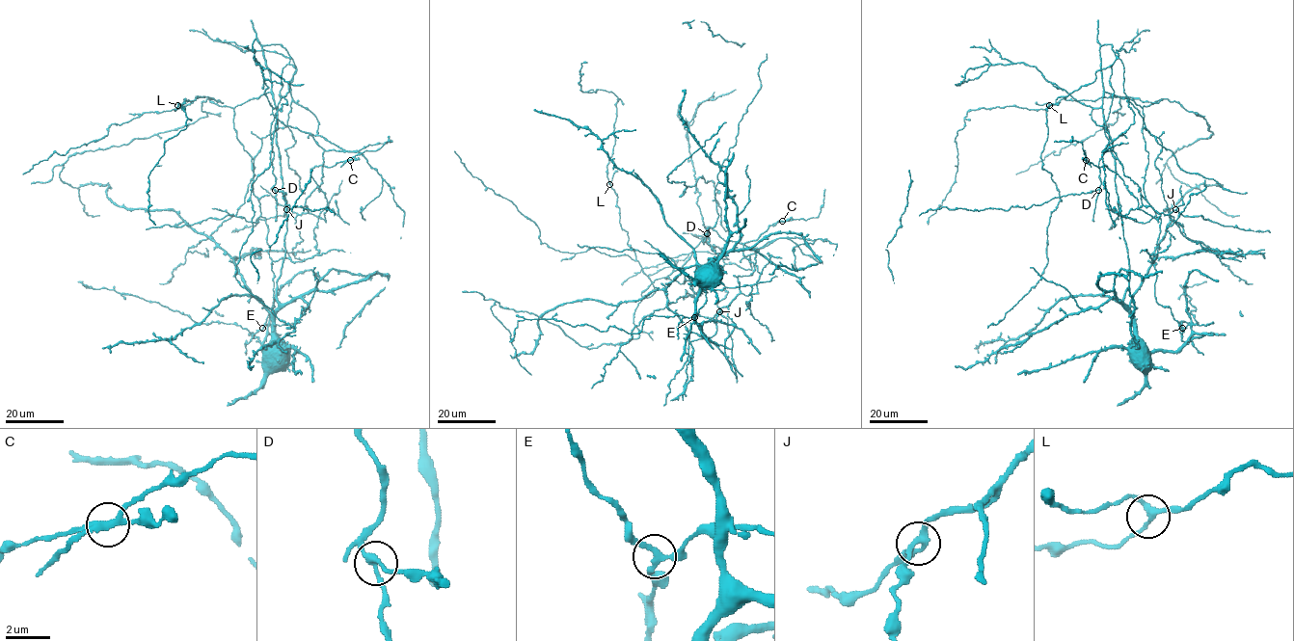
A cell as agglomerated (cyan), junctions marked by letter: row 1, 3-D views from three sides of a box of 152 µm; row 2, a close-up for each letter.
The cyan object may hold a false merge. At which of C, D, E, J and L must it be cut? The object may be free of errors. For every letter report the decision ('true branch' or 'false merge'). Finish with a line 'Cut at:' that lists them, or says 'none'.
C: false merge
D: true branch
E: true branch
J: true branch
L: true branch
Cut at: C

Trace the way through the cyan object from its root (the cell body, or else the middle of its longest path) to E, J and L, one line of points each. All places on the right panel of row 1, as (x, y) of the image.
E: (1140, 353), (1175, 351), (1191, 333), (1190, 325), (1182, 328)
J: (1140, 353), (1144, 344), (1130, 301), (1150, 264), (1196, 251), (1221, 253), (1189, 240), (1170, 215), (1175, 209)
L: (1140, 353), (1143, 341), (1123, 303), (1128, 258), (1102, 95), (1142, 108), (1162, 99), (1061, 98), (1049, 105)

